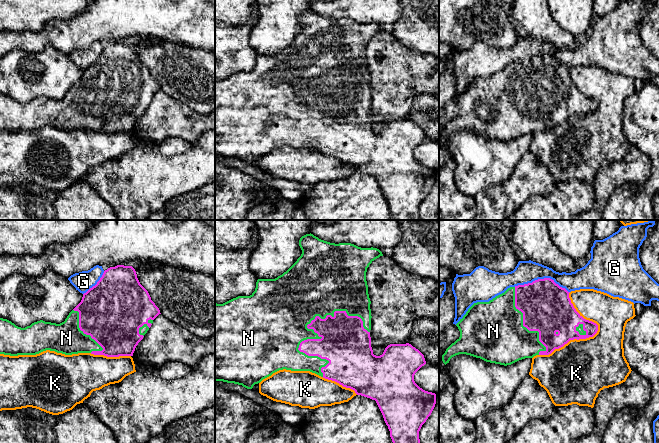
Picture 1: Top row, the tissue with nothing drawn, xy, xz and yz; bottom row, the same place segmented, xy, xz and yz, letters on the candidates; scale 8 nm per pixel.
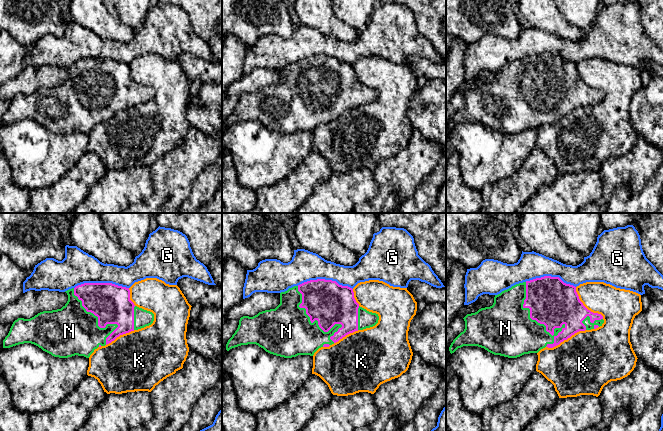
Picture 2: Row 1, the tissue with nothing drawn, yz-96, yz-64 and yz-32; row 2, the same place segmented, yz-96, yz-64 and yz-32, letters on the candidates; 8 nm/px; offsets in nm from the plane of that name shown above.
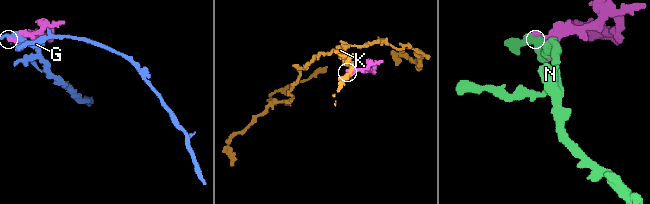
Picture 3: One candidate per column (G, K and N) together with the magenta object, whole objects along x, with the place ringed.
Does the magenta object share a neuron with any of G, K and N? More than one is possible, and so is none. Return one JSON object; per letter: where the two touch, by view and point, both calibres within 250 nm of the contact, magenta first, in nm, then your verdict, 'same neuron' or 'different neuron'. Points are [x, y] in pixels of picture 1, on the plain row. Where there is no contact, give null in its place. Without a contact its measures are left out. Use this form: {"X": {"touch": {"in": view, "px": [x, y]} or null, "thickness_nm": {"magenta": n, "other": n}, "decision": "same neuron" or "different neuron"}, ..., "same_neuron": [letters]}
{"G": {"touch": {"in": "yz", "px": [542, 55]}, "thickness_nm": {"magenta": 400, "other": 180}, "decision": "different neuron"}, "K": {"touch": {"in": "yz", "px": [590, 112]}, "thickness_nm": {"magenta": 240, "other": 440}, "decision": "different neuron"}, "N": {"touch": {"in": "xz", "px": [320, 94]}, "thickness_nm": {"magenta": 360, "other": 460}, "decision": "same neuron"}, "same_neuron": ["N"]}

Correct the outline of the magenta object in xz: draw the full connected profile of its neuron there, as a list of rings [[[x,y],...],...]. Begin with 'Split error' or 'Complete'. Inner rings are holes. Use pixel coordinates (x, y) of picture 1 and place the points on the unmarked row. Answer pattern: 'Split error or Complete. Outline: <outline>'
Split error. Outline: [[[311,9],[300,14],[299,22],[302,26],[301,32],[282,51],[275,55],[258,55],[255,67],[250,72],[238,72],[223,80],[215,79],[215,157],[234,159],[247,165],[252,165],[255,160],[260,159],[263,155],[279,146],[310,147],[325,155],[335,157],[343,163],[354,166],[357,171],[375,176],[388,202],[393,220],[421,220],[419,207],[431,191],[436,180],[436,170],[423,166],[414,157],[415,149],[426,140],[424,131],[409,119],[390,120],[380,132],[374,131],[371,123],[372,92],[366,48],[375,35],[383,32],[382,28],[377,24],[361,24],[351,19],[330,19],[319,15]]]

